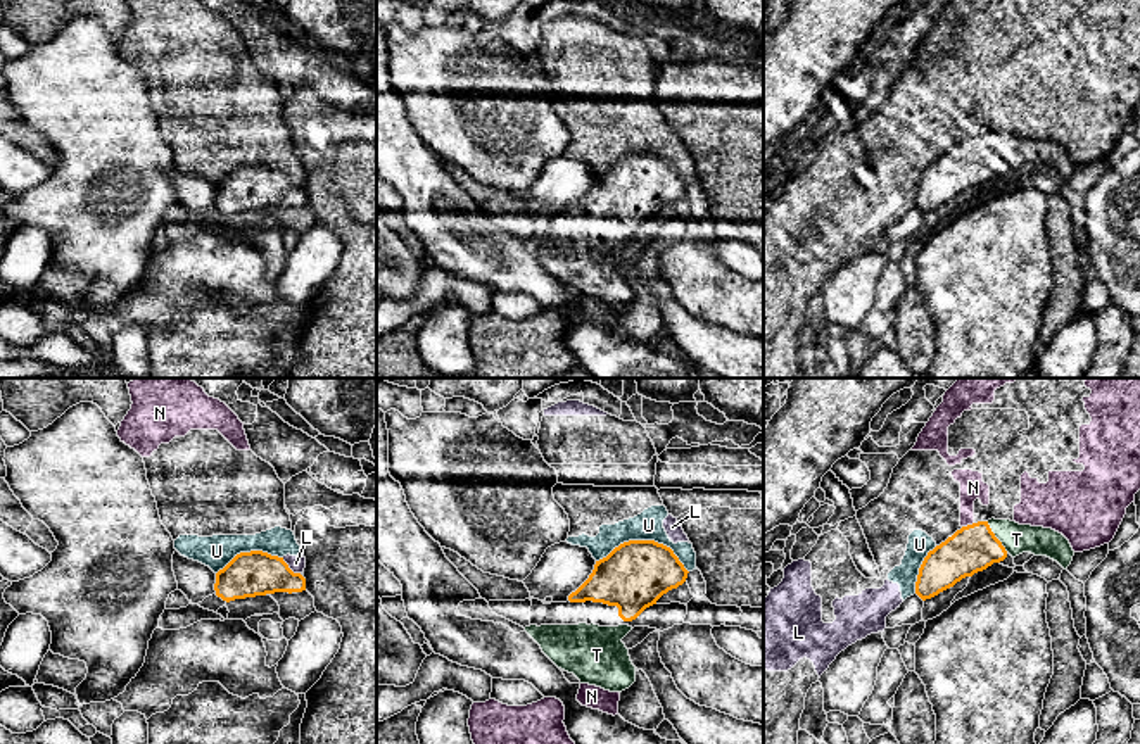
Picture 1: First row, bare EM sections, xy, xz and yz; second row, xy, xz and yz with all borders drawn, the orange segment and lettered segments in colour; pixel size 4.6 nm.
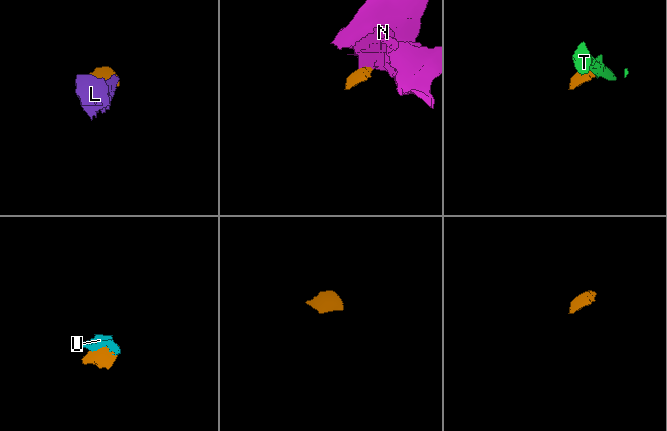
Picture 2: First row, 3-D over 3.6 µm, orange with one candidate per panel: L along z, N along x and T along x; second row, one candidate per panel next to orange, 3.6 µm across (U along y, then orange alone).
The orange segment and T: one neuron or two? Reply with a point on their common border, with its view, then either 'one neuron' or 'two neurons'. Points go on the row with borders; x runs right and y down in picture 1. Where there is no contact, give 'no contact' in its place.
yz (995, 537) | one neuron

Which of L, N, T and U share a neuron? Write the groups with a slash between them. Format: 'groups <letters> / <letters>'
groups L N U / T

